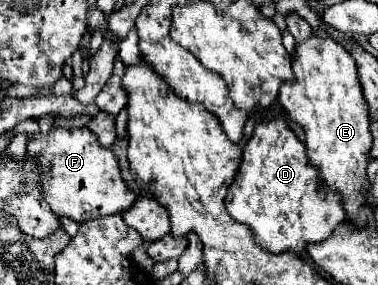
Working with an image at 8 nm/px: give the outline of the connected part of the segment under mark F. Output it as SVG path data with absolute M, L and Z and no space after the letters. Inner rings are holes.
M54 128L48 134L34 134L28 142L28 156L38 156L44 200L58 216L68 216L82 224L100 216L120 214L136 200L136 194L128 190L120 176L114 152L102 148L88 128Z

